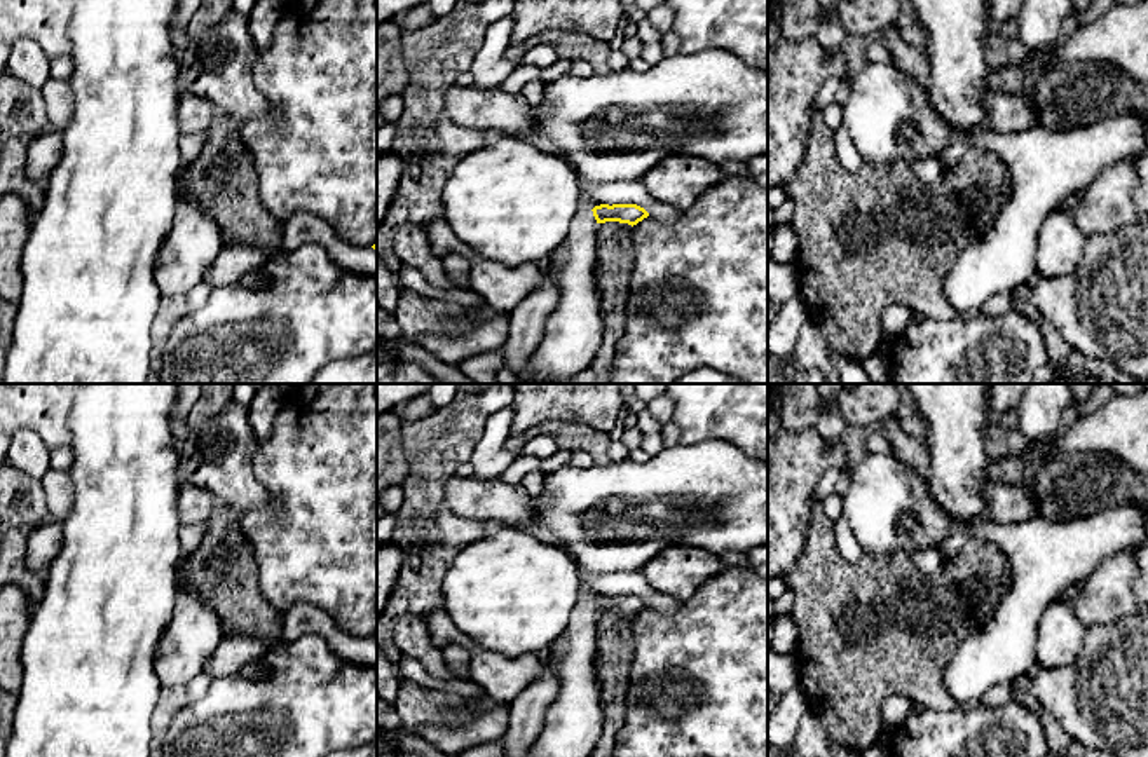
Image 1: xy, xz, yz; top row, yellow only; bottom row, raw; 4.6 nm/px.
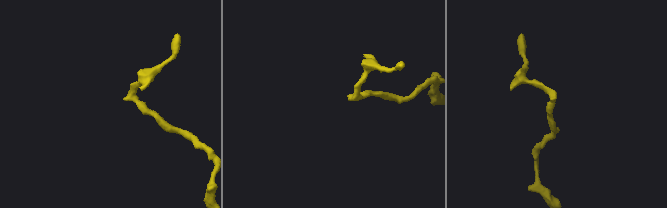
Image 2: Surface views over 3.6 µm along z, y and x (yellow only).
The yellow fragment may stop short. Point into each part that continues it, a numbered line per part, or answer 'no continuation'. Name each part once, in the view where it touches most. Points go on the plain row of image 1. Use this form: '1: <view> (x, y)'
1: xz (573, 724)

